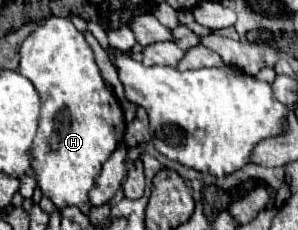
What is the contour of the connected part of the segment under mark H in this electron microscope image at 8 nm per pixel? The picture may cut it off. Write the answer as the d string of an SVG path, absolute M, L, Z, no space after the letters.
M51 16L21 44L19 72L31 80L41 98L39 128L31 146L31 168L43 196L57 208L77 206L89 214L89 190L103 162L119 148L125 118L117 96L99 74L95 54L69 18Z

